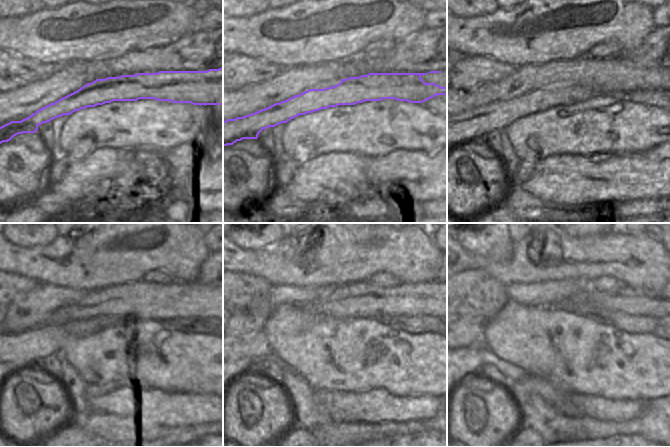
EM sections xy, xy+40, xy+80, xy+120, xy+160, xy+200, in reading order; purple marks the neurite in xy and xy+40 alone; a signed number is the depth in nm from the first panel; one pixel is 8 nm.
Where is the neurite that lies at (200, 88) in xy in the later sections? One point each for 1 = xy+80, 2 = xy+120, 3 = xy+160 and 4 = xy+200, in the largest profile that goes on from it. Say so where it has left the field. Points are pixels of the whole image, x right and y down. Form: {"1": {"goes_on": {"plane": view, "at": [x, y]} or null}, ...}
{"1": {"goes_on": {"plane": "xy+80", "at": [470, 126]}}, "2": {"goes_on": {"plane": "xy+120", "at": [45, 340]}}, "3": {"goes_on": {"plane": "xy+160", "at": [253, 346]}}, "4": {"goes_on": {"plane": "xy+200", "at": [481, 344]}}}

